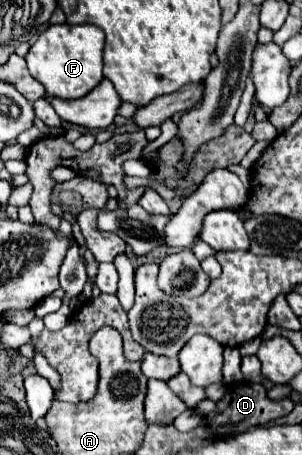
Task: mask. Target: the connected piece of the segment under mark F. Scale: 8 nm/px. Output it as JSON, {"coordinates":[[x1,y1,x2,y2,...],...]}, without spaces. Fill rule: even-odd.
{"coordinates":[[50,25,26,55,30,73,44,85,46,93,60,99,78,99,92,91,102,79,104,31,94,25]]}

